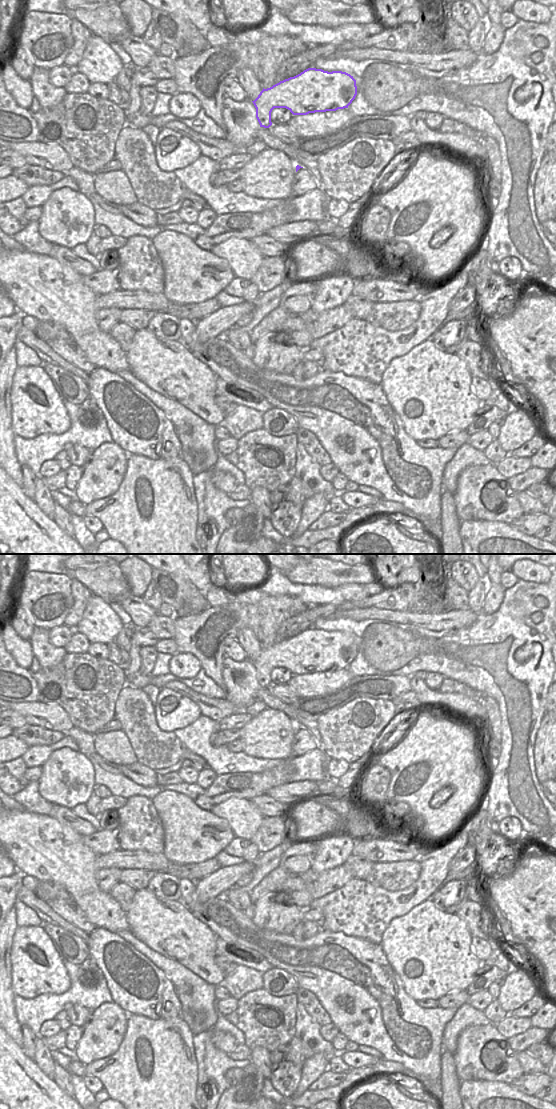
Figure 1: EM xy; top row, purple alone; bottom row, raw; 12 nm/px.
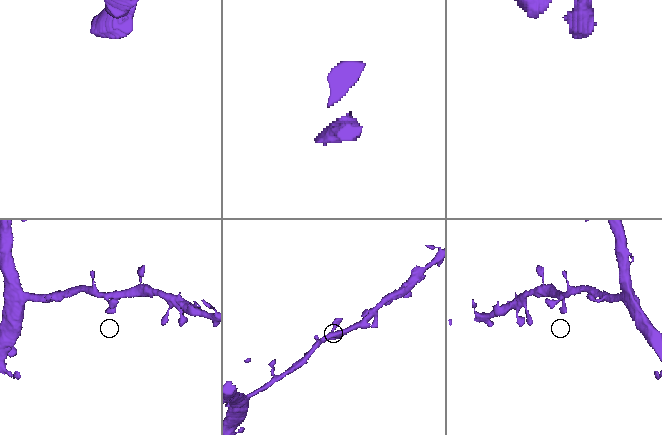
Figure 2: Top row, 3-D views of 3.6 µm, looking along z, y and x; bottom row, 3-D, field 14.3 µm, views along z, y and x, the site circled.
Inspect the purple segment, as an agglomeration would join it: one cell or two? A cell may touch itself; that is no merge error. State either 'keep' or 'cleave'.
keep

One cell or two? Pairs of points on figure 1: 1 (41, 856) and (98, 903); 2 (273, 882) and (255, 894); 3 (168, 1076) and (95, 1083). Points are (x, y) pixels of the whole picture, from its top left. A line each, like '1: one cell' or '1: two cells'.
1: one cell
2: one cell
3: two cells

